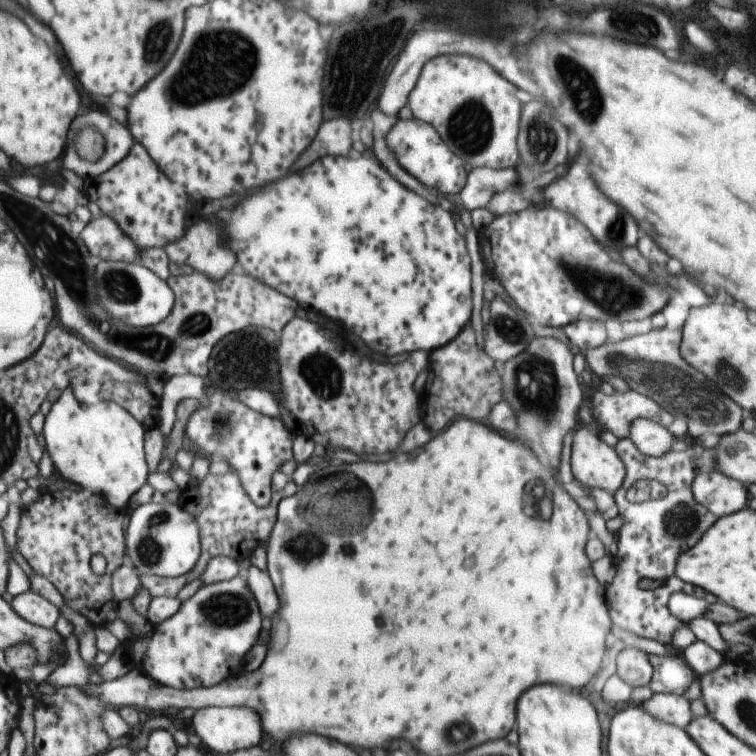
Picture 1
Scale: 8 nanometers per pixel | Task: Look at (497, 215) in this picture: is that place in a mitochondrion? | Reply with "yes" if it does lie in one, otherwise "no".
no

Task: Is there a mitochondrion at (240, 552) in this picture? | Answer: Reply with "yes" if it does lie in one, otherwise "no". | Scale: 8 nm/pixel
no

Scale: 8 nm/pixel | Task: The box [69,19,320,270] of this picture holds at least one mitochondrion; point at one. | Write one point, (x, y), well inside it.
(206, 74)

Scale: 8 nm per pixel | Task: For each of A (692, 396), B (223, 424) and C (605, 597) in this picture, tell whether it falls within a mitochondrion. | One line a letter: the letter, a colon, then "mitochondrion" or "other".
A: mitochondrion
B: mitochondrion
C: other

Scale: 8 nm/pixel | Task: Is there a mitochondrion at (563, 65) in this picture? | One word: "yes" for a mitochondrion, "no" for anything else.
yes

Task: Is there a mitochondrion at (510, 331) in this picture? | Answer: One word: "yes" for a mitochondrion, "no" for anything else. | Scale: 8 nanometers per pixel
yes

